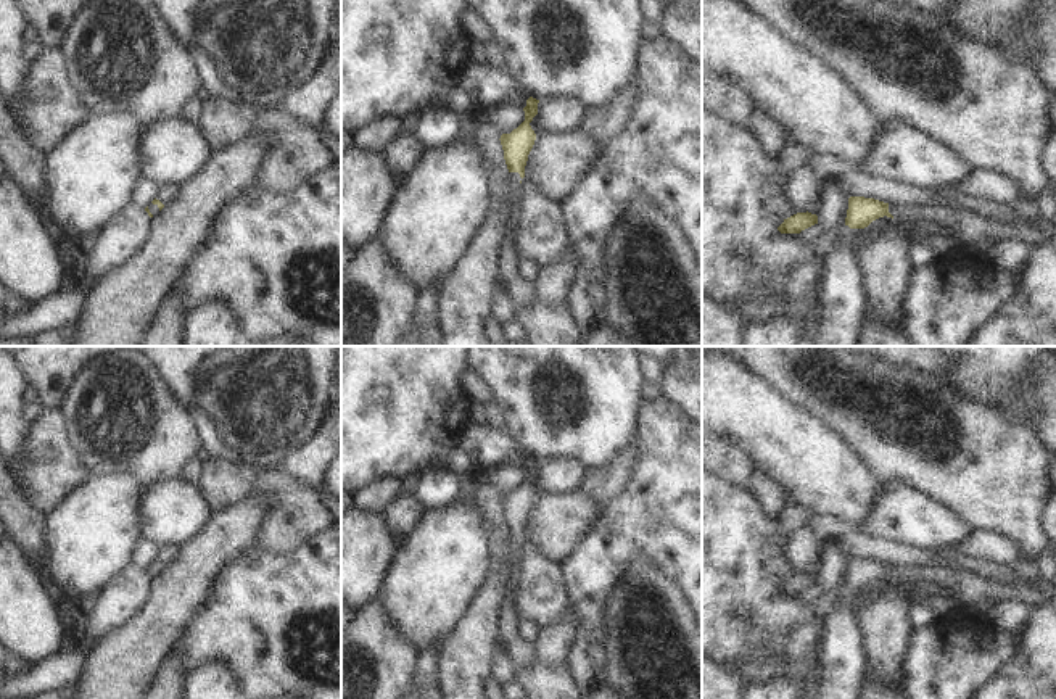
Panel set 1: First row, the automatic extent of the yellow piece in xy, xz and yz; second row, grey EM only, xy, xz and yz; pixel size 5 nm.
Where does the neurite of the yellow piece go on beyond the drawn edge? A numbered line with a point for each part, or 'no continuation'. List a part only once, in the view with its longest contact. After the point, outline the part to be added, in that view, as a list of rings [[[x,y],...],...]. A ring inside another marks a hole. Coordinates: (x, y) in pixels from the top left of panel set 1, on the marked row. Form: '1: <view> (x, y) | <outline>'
1: xz (514, 177) | [[[509,172],[509,179],[512,184],[512,196],[510,196],[510,205],[512,205],[512,211],[510,211],[510,229],[514,234],[517,219],[518,219],[518,200],[520,200],[520,174],[518,172]]]

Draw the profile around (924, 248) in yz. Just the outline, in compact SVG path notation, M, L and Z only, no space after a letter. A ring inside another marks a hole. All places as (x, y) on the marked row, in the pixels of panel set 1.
M945 234L918 235L910 243L913 267L934 263L956 250L955 240Z

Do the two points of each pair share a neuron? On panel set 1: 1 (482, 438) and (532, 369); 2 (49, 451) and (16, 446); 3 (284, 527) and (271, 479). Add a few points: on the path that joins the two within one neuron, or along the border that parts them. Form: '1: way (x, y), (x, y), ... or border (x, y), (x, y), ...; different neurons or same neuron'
1: border (503, 429), (519, 446); different neurons
2: border (31, 424), (16, 475); different neurons
3: way (284, 516), (282, 490); same neuron

